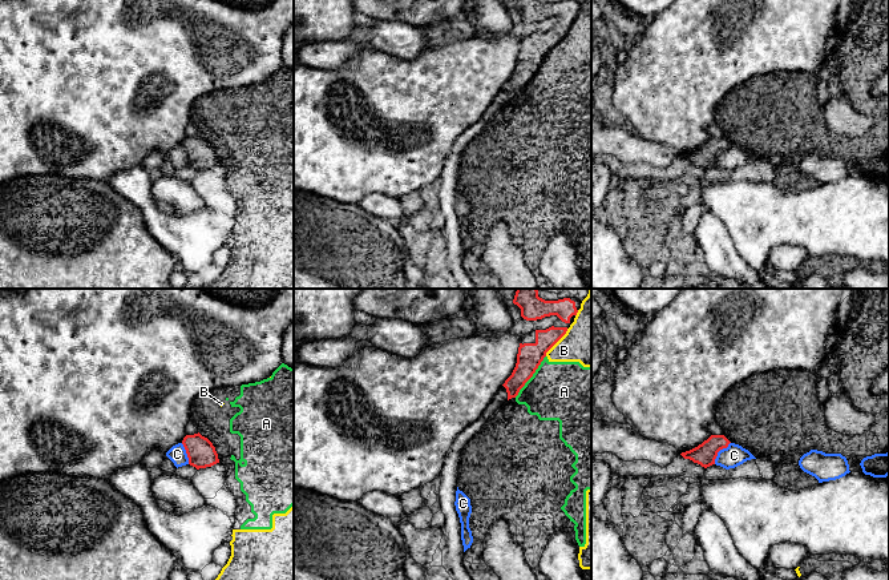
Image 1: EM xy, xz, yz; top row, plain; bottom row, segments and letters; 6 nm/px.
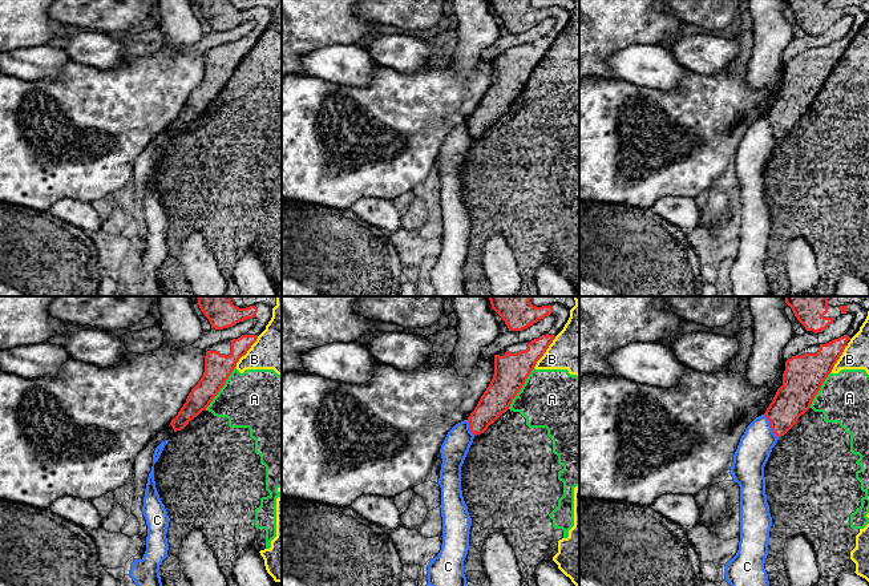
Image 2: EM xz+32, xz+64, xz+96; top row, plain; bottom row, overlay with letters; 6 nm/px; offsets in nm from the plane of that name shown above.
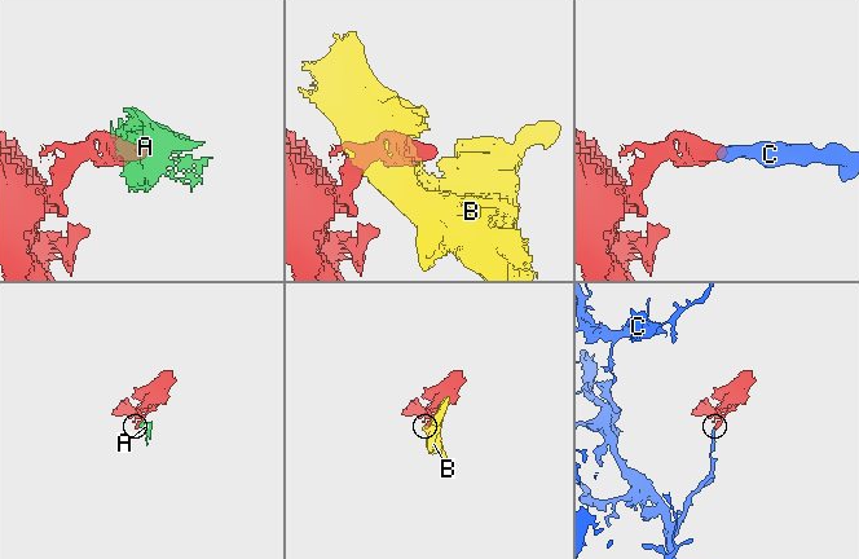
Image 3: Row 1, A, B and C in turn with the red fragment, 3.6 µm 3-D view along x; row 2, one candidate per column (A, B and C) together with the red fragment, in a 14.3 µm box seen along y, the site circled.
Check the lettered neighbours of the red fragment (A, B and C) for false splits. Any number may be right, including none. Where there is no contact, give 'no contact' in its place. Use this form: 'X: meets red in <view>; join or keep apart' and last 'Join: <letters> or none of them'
A: meets red in xz; keep apart
B: meets red in xz; keep apart
C: meets red in yz; keep apart
Join: none of them

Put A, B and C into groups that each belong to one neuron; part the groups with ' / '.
A B / C

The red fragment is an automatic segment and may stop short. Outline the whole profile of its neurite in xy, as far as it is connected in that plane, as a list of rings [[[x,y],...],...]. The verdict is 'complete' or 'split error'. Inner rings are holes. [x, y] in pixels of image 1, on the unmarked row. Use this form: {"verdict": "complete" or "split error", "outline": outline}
{"verdict": "complete", "outline": [[[199,134],[194,137],[186,137],[182,142],[182,146],[186,152],[189,166],[197,172],[211,169],[219,165],[215,149]]]}

